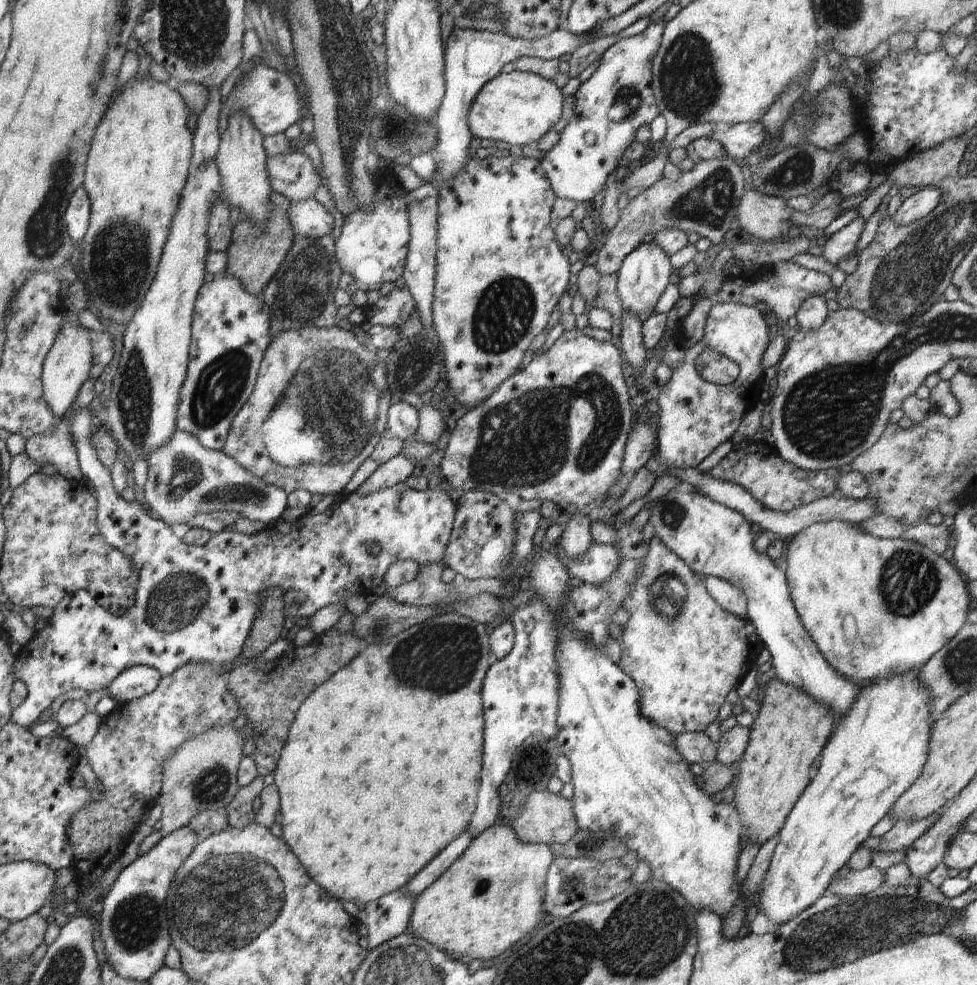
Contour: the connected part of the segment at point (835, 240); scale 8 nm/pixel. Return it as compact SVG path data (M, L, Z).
M859 214L857 218L848 222L848 224L836 233L823 239L824 249L822 256L830 262L830 264L837 266L839 262L855 250L861 232L865 227L865 222Z

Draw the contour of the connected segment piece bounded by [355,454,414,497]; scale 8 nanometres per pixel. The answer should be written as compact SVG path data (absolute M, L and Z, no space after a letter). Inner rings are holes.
M404 454L396 455L394 458L378 467L356 490L360 496L387 489L398 483L403 483L412 474L414 459L404 457Z

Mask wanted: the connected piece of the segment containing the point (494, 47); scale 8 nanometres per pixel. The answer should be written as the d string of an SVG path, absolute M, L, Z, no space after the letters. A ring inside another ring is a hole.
M458 26L452 29L445 42L445 95L434 116L439 138L435 149L441 156L440 162L436 163L439 174L435 186L438 191L443 187L443 182L462 170L471 158L469 146L474 136L470 132L467 121L469 106L478 91L502 70L503 65L523 56L559 59L562 54L573 53L586 41L587 35L571 33L566 27L558 28L548 36L531 41L512 38L502 31L493 32Z

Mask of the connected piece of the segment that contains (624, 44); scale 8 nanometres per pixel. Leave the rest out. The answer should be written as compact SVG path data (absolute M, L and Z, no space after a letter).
M661 17L638 36L622 39L608 48L596 71L573 95L576 99L574 118L541 160L557 197L575 203L591 201L605 187L608 175L616 170L638 128L650 124L661 114L654 94L651 66L665 23Z

